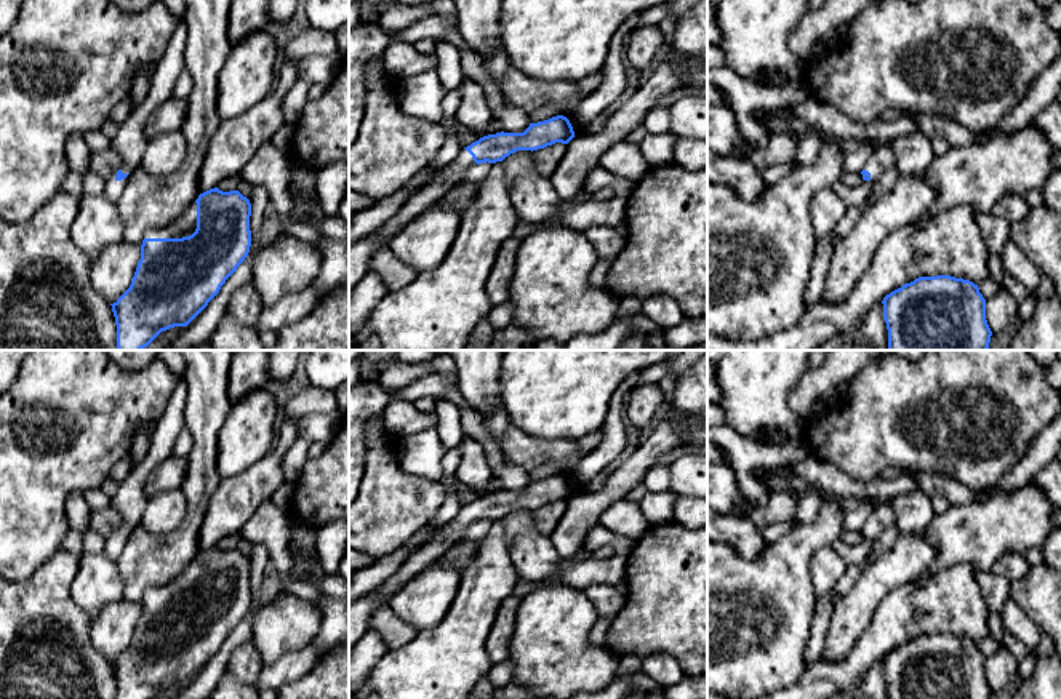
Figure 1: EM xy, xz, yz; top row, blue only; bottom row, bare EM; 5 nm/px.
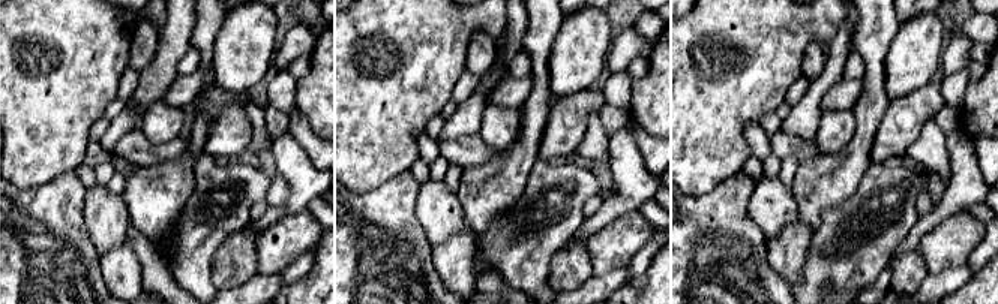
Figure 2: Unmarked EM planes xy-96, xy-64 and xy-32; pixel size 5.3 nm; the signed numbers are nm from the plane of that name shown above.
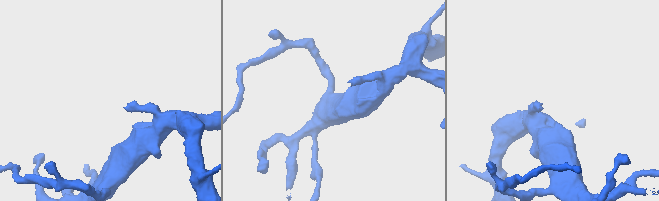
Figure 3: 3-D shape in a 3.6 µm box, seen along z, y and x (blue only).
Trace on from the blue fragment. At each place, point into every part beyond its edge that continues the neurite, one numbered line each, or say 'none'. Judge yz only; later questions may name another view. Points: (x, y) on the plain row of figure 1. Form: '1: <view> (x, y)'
1: yz (880, 519)

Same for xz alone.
1: xz (455, 530)

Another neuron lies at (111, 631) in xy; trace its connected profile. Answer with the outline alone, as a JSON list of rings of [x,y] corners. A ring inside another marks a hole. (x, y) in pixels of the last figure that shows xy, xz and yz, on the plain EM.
[[[126,600],[107,603],[94,617],[91,617],[90,638],[94,649],[109,662],[130,646],[138,621],[141,605]]]

